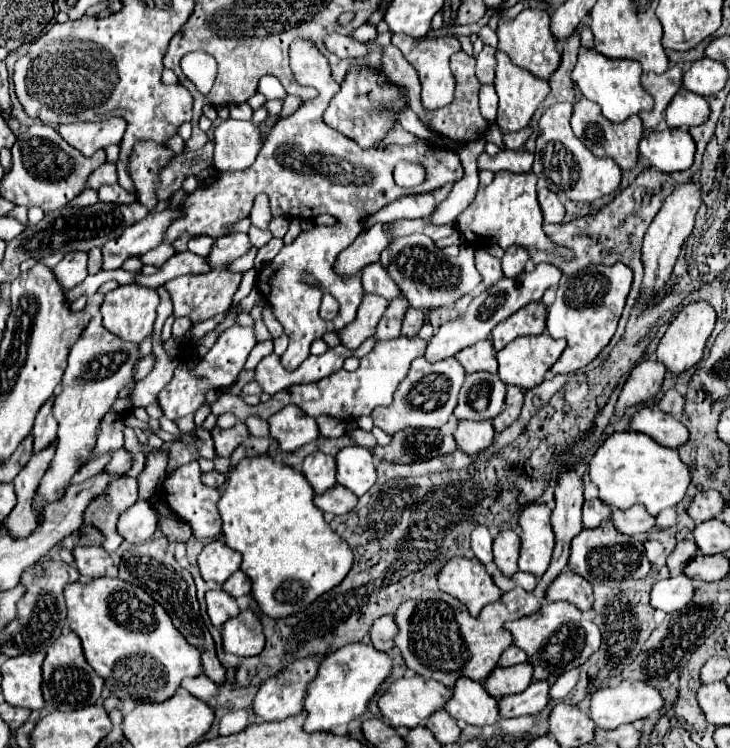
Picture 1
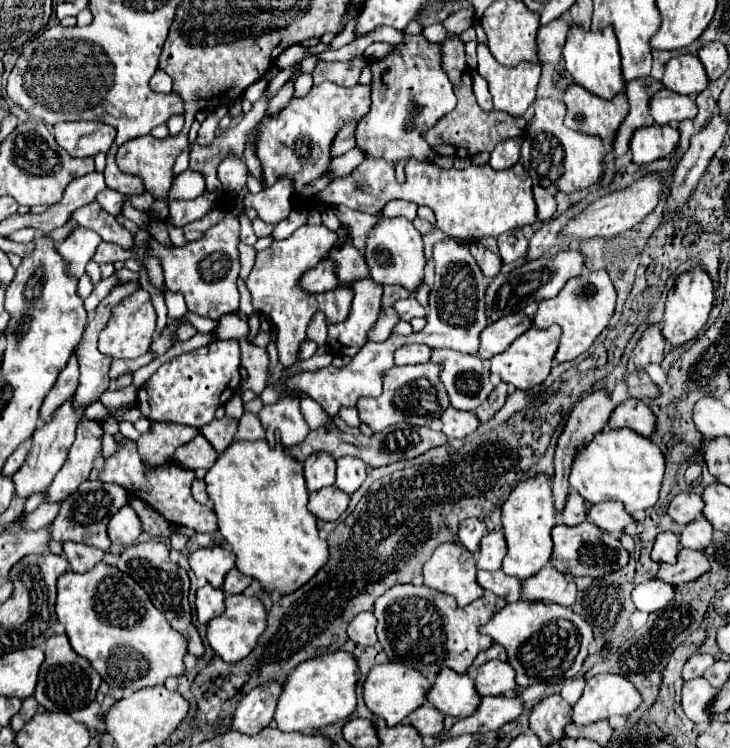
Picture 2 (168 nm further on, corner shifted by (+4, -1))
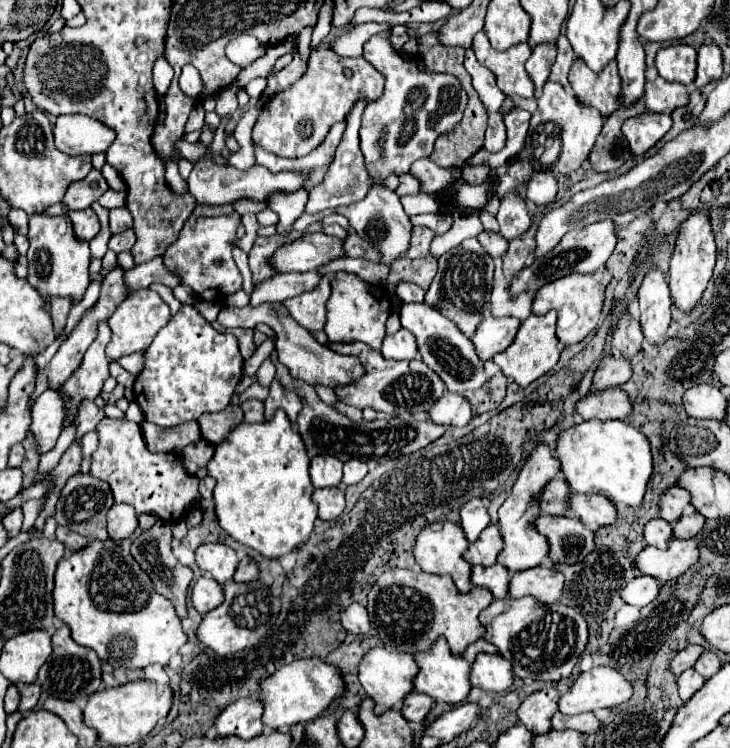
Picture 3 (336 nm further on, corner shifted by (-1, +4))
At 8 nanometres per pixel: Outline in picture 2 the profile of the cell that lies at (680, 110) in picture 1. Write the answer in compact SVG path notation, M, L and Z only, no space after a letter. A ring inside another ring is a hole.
M662 88L652 96L650 112L656 124L676 126L682 120L692 120L698 114L698 106L690 96L682 96L674 90Z

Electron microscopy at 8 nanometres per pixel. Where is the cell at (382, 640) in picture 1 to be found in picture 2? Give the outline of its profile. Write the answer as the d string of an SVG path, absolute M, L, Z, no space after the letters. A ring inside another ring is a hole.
M362 612L358 614L348 628L348 638L360 646L374 646L376 640L376 618L372 612Z

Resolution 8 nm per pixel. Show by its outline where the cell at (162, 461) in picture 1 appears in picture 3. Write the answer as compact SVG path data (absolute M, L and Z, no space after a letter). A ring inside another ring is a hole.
M143 421L141 431L143 431L143 439L145 439L147 447L153 453L177 453L179 455L183 451L183 447L197 443L201 439L197 421L181 423L179 427L173 427L173 429L155 427L153 423Z

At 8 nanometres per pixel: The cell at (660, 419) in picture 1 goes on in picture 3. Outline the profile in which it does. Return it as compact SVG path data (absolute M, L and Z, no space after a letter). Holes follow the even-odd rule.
M611 387L597 393L589 391L575 403L575 411L581 419L625 419L631 411L631 403L625 391Z

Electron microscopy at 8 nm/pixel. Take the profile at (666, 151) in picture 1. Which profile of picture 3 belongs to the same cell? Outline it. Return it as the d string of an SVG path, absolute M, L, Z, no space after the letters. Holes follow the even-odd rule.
M641 113L623 123L623 135L627 131L627 141L633 155L643 155L669 129L671 129L671 117L665 113Z

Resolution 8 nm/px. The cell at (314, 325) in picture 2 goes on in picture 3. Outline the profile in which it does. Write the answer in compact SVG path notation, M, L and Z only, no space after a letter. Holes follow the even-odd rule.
M327 273L327 275L321 277L319 285L313 291L305 291L297 297L291 297L291 299L283 301L289 315L301 327L313 329L313 331L323 331L323 323L327 321L325 303L331 295L331 279L333 277L335 277L335 273Z

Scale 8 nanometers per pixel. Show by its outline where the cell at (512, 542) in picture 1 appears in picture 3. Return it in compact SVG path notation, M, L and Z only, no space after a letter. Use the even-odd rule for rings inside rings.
M489 523L479 535L479 539L467 547L463 559L469 565L493 565L501 549L503 549L503 537L499 533L499 527L495 523Z

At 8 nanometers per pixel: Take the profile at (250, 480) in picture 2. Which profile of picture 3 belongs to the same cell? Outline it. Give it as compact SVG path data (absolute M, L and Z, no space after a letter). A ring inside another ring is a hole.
M277 409L271 421L243 421L235 427L235 431L229 431L229 435L215 445L215 453L207 463L207 471L215 479L213 497L219 525L241 545L251 547L269 559L275 559L293 551L313 531L313 523L317 519L317 505L311 499L313 485L309 479L309 455L299 431L289 421L283 409Z

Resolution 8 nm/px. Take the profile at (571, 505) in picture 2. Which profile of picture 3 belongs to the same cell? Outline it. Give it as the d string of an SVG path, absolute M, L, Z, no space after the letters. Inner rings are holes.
M559 472L557 477L551 479L543 487L543 493L539 497L539 509L541 513L551 513L551 515L565 515L567 513L567 495L569 487L563 483L563 474Z

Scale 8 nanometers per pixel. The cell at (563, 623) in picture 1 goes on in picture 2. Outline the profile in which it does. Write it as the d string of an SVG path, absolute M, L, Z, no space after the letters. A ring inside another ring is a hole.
M518 600L506 604L498 614L482 626L482 634L492 636L496 644L502 644L508 652L508 662L516 670L516 684L526 688L532 684L562 684L574 678L584 658L588 656L588 646L592 644L592 628L582 616L572 608L564 608L554 602L526 602Z

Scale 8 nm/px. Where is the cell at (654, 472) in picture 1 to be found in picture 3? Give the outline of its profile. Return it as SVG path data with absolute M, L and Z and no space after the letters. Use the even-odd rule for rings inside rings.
M581 421L559 433L555 457L561 463L561 473L571 491L597 493L607 497L613 505L641 505L647 481L653 473L649 441L627 421Z

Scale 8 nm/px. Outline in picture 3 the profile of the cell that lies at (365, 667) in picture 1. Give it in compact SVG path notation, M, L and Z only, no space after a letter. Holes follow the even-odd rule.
M297 659L287 663L269 675L259 685L259 699L263 703L263 725L271 729L287 729L297 723L309 723L317 719L327 705L343 691L343 679L333 665L323 663L321 659Z

